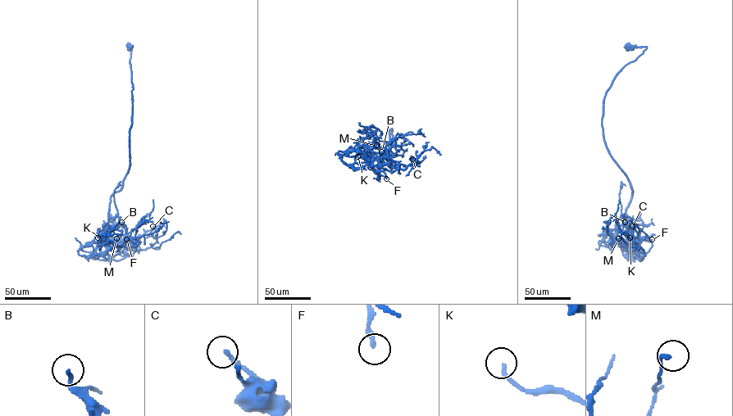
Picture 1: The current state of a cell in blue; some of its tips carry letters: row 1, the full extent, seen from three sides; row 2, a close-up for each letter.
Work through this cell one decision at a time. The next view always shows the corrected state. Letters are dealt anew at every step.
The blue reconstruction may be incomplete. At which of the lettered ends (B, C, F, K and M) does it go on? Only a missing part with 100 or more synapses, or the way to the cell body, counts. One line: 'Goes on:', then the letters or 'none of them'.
Goes on: none of them

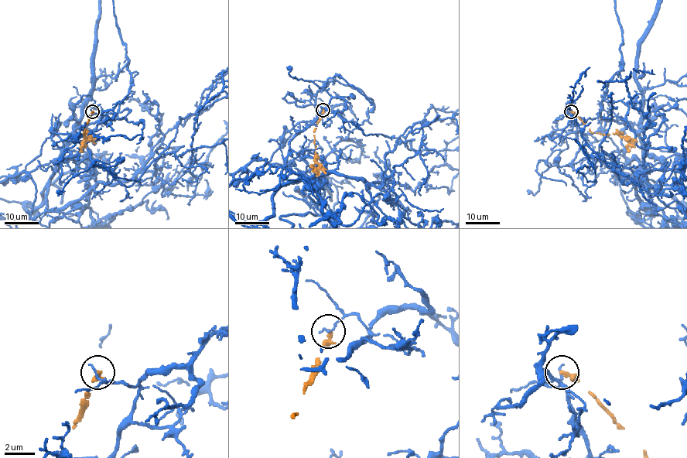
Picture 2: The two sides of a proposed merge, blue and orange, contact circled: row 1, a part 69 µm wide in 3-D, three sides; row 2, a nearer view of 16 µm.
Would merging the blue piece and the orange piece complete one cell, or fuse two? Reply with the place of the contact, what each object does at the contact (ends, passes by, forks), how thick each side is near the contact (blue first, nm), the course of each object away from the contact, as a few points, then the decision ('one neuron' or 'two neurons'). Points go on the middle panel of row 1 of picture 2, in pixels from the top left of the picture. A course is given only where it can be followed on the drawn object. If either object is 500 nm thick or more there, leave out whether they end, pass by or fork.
(322, 110) | blue ends | orange ends | 160/320 nm | orange via (322, 110), (313, 131), (315, 158), (318, 165), (309, 166) | two neurons

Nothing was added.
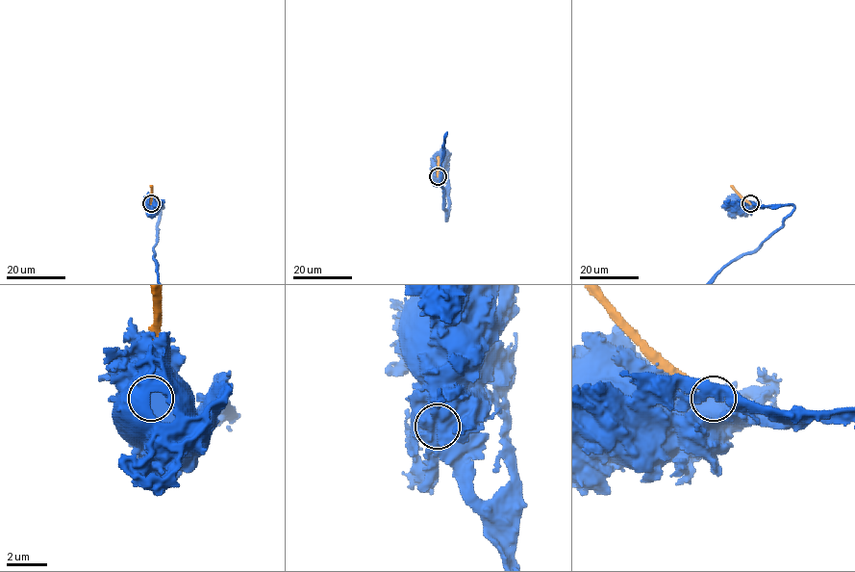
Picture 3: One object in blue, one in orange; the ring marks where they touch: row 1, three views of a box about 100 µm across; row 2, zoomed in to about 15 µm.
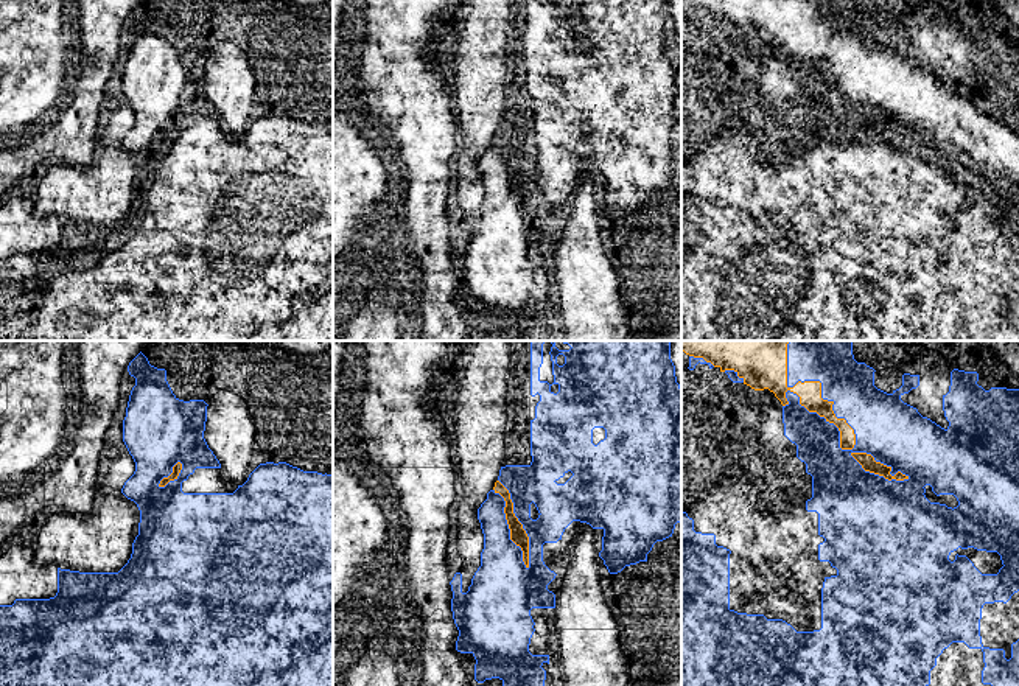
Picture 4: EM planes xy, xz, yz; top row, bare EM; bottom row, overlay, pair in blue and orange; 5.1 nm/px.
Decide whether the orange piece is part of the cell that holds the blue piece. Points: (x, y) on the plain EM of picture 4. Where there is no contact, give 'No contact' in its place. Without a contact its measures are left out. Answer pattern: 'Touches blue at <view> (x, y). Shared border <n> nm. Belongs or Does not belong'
Touches blue at yz (836, 78). Shared border 900 nm. Does not belong

